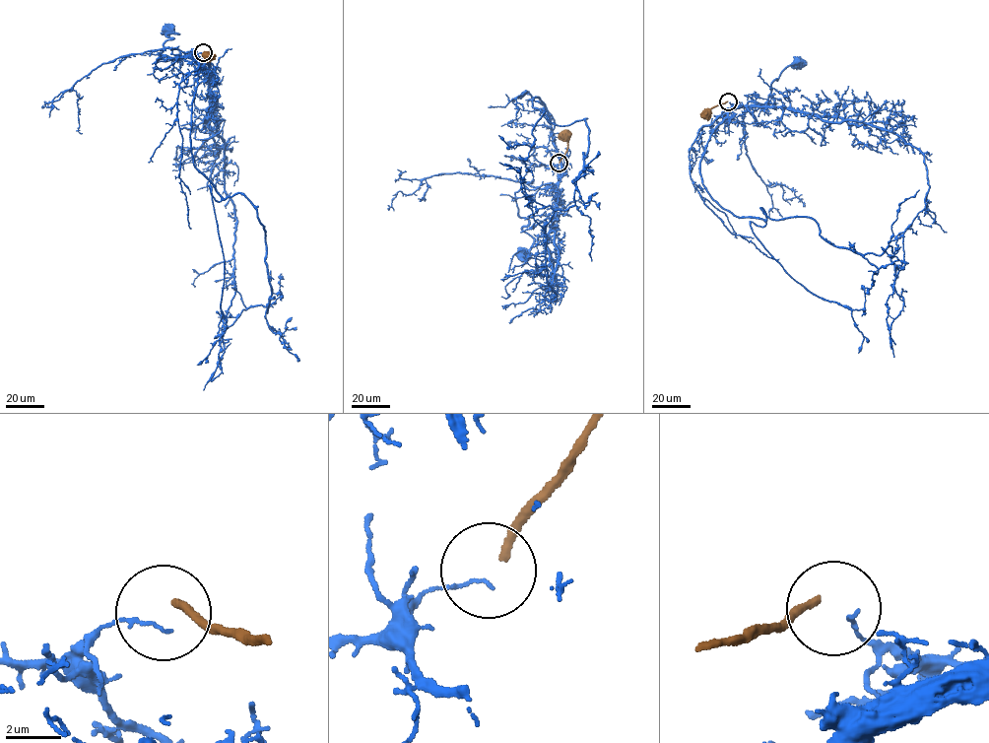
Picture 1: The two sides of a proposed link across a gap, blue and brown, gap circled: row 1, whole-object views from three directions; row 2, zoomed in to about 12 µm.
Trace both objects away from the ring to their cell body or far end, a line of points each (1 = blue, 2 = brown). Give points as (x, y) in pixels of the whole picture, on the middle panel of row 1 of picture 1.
1: (558, 164), (553, 166), (557, 183), (515, 193), (518, 215), (528, 222), (522, 230), (534, 241), (522, 252)
2: (559, 162), (567, 148), (563, 135)

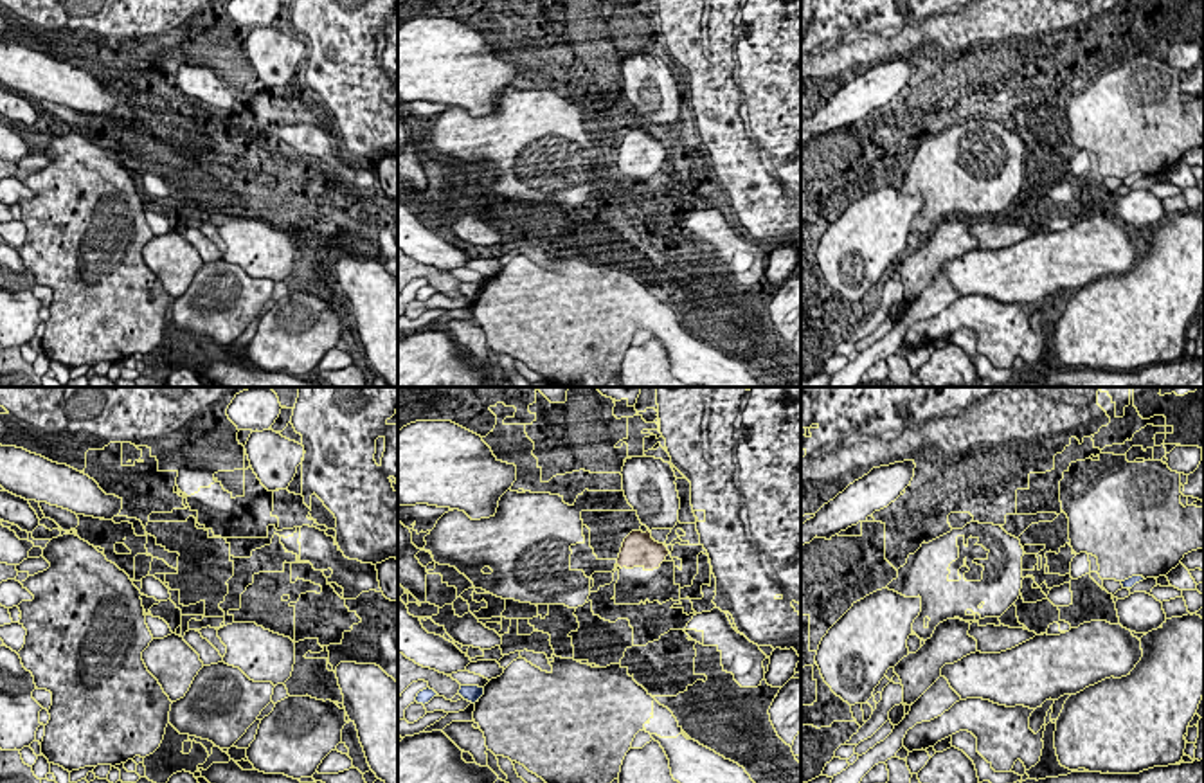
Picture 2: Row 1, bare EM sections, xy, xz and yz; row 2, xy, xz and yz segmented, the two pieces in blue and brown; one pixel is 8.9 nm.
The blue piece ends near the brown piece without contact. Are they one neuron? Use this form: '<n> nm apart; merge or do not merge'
1650 nm apart; do not merge

